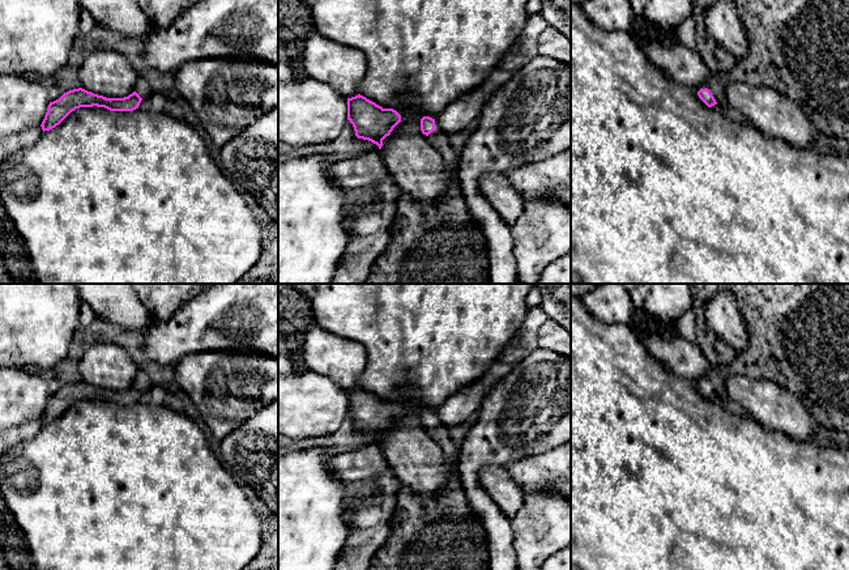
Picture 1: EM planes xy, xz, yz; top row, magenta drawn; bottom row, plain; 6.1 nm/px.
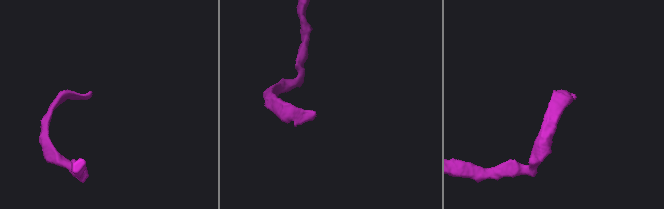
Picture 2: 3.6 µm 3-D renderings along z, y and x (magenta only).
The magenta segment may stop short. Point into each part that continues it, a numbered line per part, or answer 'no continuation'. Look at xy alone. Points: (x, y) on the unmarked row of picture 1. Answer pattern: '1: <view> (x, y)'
1: xy (144, 382)

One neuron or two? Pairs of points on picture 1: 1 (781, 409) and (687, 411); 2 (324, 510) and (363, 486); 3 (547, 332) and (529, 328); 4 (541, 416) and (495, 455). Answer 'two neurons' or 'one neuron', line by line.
1: two neurons
2: two neurons
3: two neurons
4: one neuron

